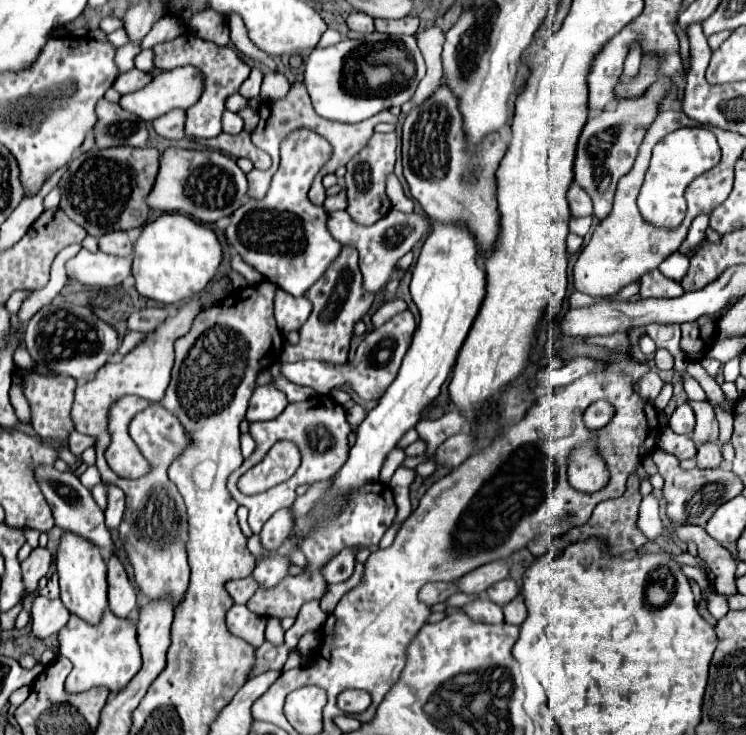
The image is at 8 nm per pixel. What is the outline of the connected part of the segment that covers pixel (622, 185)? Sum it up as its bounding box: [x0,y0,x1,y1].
[574,111,696,299]

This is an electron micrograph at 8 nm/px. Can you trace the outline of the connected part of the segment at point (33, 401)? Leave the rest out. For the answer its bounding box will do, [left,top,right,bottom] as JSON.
[22,373,76,445]

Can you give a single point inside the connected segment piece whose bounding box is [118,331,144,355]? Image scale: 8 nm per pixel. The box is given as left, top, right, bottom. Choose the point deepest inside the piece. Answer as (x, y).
(131, 340)

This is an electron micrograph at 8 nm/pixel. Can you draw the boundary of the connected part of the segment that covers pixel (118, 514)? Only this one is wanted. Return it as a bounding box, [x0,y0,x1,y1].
[104,483,124,529]

